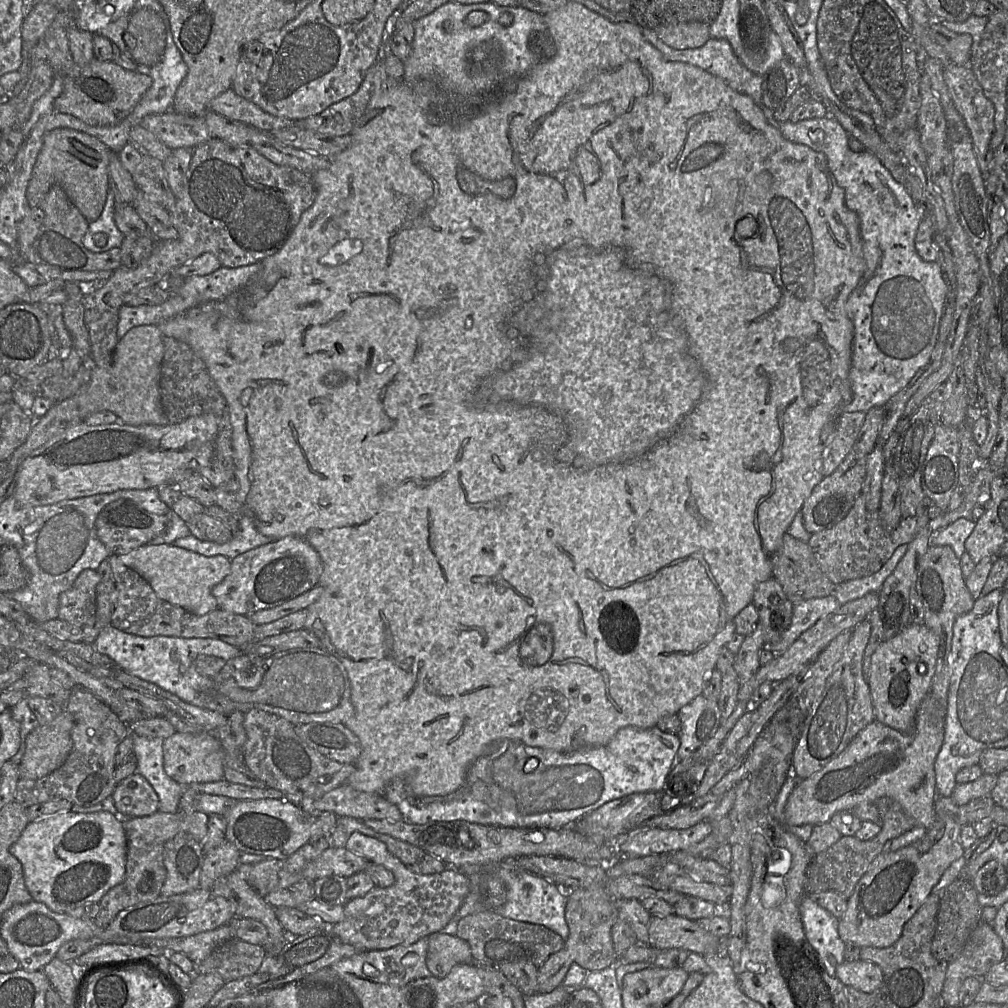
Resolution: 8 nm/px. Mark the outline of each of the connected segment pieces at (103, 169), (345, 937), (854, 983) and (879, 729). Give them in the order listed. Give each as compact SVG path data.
M56 128L43 137L43 144L28 183L30 207L39 207L53 185L60 186L90 223L101 215L109 192L108 163L112 151L94 136L70 128Z
M353 832L346 842L345 849L366 858L372 864L385 867L394 876L394 883L391 886L374 886L365 895L349 899L344 904L344 919L328 925L342 942L354 946L358 951L408 945L441 932L453 919L471 891L472 878L465 873L453 868L447 868L437 874L414 873L393 856L382 841L374 837Z
M844 961L837 966L835 977L845 986L851 986L865 993L874 992L883 983L881 968L871 961Z
M931 694L921 702L915 717L913 730L903 733L874 720L862 729L848 746L821 770L801 780L791 792L785 806L785 824L792 826L822 824L842 811L851 811L861 803L873 803L881 797L898 801L905 812L913 817L917 825L930 829L937 818L934 802L937 798L934 763L944 739L945 719L938 717L936 702Z

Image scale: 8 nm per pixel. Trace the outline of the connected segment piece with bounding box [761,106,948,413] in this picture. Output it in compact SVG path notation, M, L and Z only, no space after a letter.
M764 106L761 108L768 123L778 129L785 139L825 155L831 173L845 192L846 206L859 217L866 270L846 302L846 311L854 326L854 343L849 374L853 399L845 408L845 412L866 413L874 407L883 407L929 362L938 342L940 320L948 289L940 264L937 261L924 261L915 248L915 236L920 222L926 216L925 208L914 202L905 186L894 179L874 154L868 150L851 150L848 146L849 133L832 116L827 114L823 118L796 123L789 120L779 122L773 117L770 109Z

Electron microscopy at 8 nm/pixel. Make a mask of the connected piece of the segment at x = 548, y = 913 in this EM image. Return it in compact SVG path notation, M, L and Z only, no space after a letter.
M502 865L488 867L478 871L496 875L505 883L507 899L505 904L496 910L502 917L533 924L541 924L559 934L564 941L568 938L569 929L565 921L567 893L557 884L541 876L510 869Z

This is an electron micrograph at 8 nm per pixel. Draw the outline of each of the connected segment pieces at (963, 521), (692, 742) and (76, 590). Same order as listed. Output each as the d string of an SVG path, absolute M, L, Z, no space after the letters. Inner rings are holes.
M961 517L947 527L932 533L928 543L930 546L949 546L960 560L965 552L965 541L975 528L976 521Z
M702 694L683 706L676 715L681 721L681 730L677 735L680 746L674 764L690 758L714 736L721 723L717 702L708 700Z
M85 569L74 584L59 597L58 619L82 628L96 614L96 587L100 581L96 570Z

